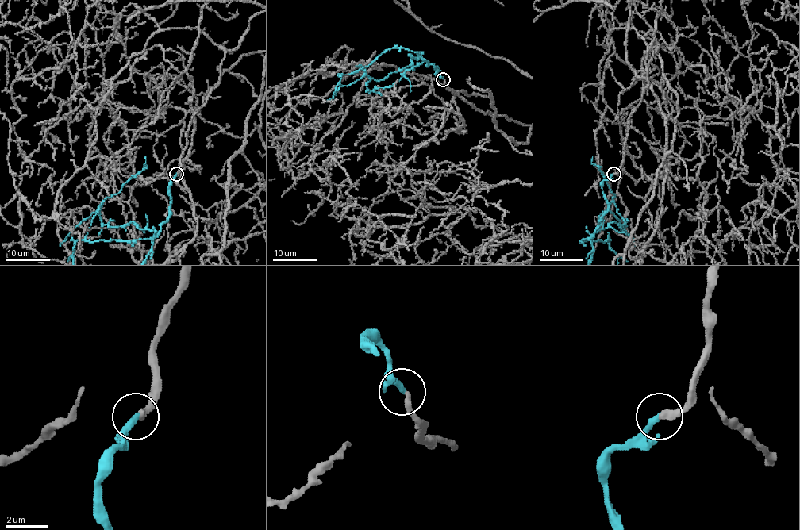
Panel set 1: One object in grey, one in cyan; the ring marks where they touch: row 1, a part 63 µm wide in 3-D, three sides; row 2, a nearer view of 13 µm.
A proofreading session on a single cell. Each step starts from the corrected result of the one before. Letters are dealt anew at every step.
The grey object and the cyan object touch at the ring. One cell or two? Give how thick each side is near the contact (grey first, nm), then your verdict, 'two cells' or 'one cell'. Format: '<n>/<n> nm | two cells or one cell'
300/300 nm | one cell

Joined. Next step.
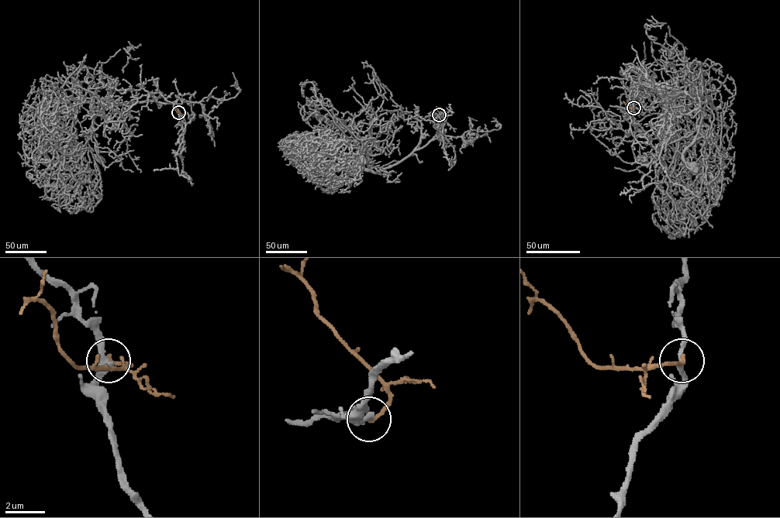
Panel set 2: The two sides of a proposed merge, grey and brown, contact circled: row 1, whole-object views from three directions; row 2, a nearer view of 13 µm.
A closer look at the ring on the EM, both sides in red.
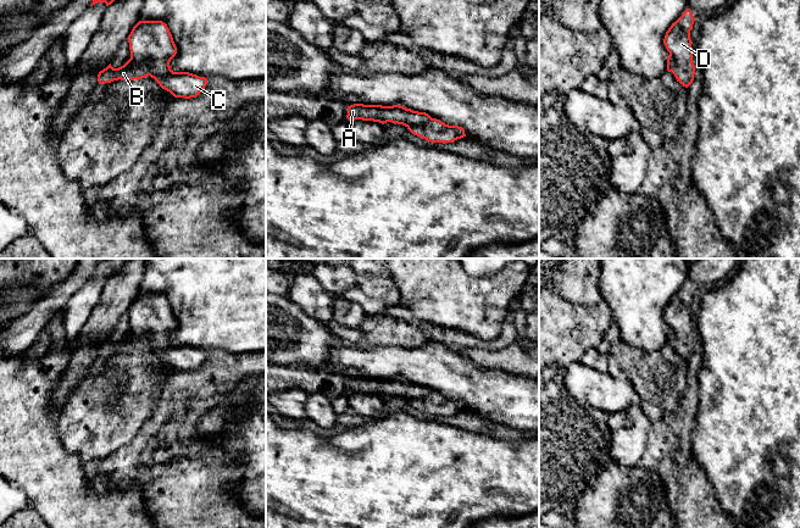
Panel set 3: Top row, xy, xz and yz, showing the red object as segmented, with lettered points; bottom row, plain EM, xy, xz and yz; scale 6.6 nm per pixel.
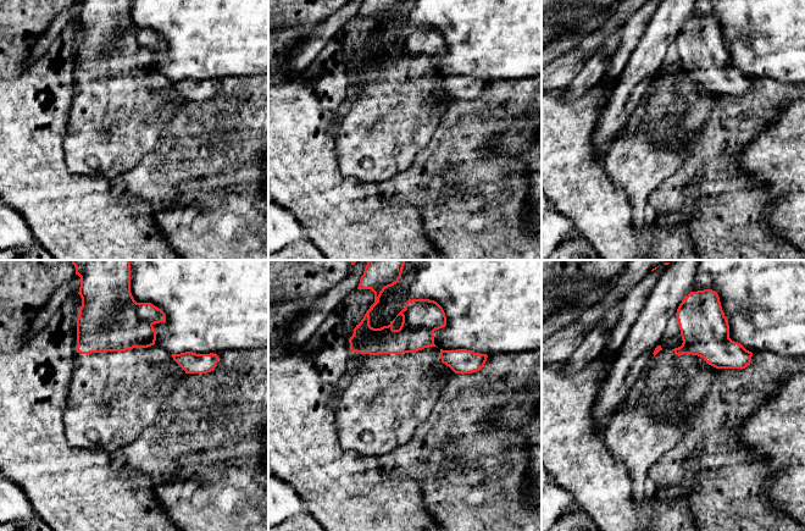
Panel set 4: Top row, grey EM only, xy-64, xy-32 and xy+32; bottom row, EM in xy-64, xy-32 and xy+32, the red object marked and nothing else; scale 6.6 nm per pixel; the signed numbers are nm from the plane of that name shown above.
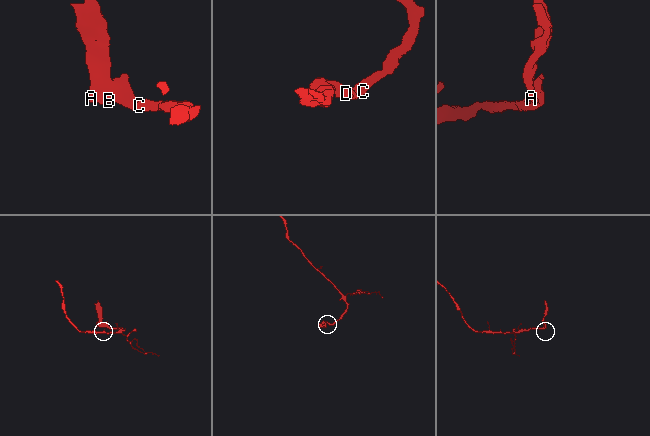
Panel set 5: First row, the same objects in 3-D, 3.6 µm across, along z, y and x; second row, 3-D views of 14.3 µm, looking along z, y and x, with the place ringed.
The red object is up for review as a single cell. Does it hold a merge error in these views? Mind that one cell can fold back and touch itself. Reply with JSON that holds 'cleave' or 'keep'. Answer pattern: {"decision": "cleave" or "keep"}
{"decision": "cleave"}

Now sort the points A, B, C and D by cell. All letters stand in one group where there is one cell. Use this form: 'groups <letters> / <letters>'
groups A B / C D

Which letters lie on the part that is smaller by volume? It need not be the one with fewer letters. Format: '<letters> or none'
A, B

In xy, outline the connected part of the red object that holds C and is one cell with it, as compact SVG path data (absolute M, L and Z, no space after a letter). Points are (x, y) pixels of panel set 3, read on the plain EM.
M139 294L127 312L130 332L135 337L149 335L152 339L149 349L174 371L196 371L205 363L207 351L171 343L177 319L162 294Z

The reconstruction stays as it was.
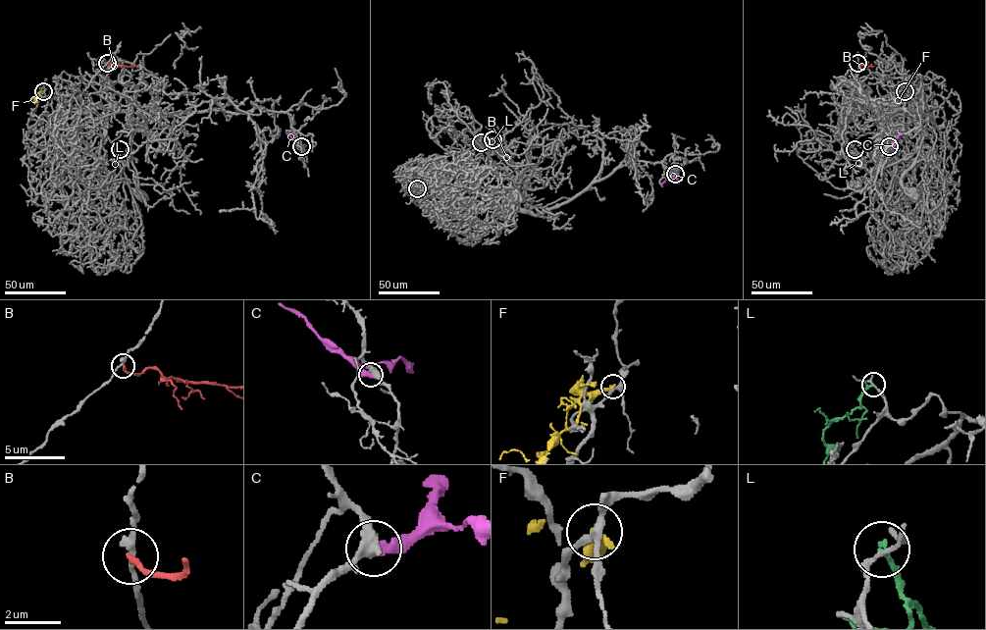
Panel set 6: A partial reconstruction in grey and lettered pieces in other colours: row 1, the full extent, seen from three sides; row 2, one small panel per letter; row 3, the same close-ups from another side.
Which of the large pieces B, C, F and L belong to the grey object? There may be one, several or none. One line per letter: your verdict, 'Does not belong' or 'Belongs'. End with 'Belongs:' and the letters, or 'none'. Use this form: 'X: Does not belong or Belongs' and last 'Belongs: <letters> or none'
B: Does not belong
C: Does not belong
F: Does not belong
L: Does not belong
Belongs: none

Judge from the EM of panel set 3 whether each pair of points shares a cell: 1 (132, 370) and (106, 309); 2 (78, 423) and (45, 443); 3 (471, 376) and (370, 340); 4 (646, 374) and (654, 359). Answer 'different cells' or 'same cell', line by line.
1: different cells
2: different cells
3: different cells
4: same cell

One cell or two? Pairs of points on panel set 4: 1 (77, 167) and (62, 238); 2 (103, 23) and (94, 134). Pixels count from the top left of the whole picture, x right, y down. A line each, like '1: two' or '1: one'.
1: two
2: one

